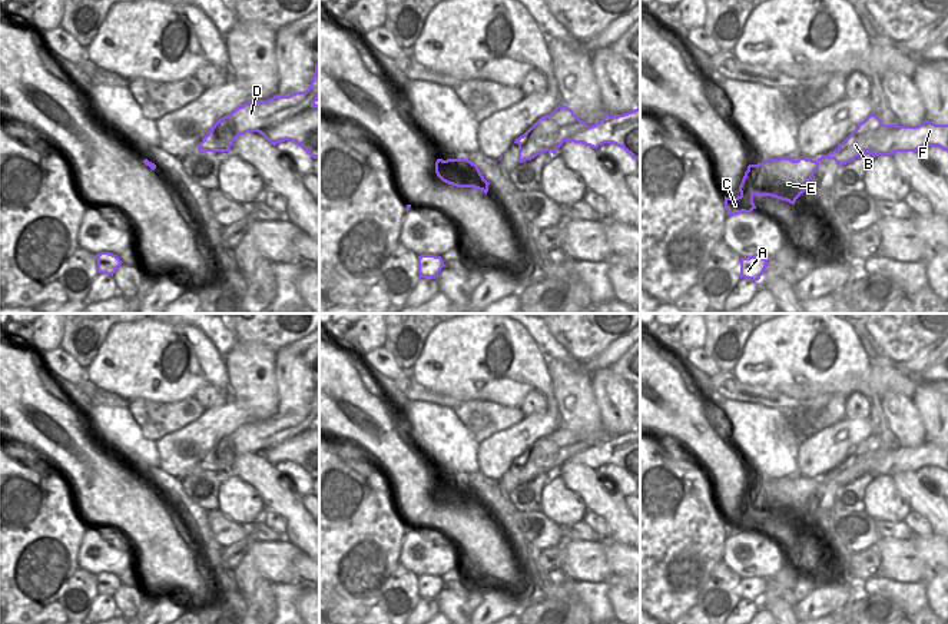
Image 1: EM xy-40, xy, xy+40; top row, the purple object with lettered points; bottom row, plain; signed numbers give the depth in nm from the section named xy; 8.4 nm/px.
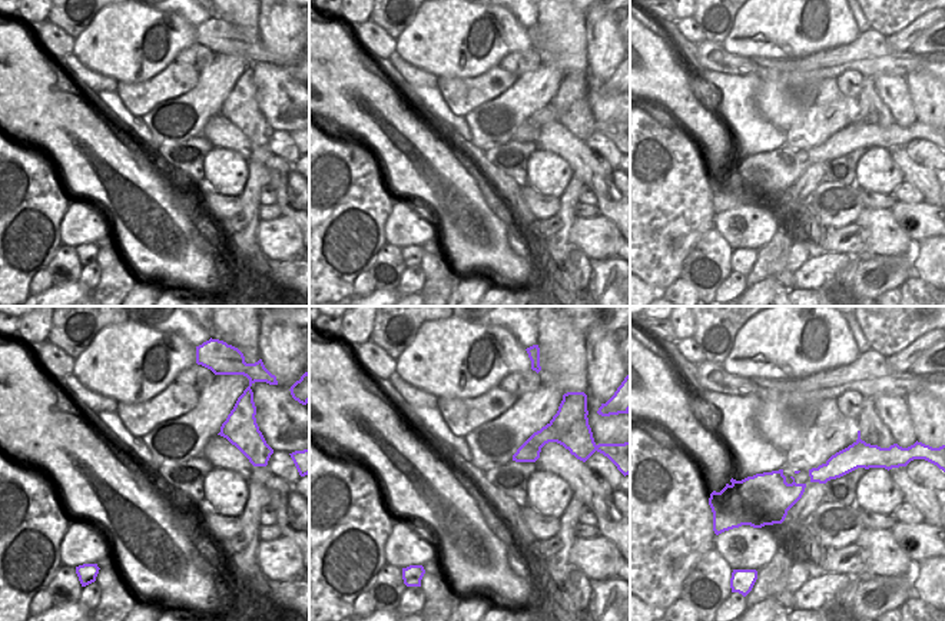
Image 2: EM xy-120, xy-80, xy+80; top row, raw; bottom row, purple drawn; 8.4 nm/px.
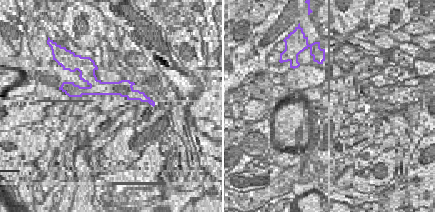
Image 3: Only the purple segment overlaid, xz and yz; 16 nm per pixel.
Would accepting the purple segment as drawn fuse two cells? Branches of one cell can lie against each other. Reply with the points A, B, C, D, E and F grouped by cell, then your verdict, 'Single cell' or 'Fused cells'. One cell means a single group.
Groups: A D / B C E F. Fused cells

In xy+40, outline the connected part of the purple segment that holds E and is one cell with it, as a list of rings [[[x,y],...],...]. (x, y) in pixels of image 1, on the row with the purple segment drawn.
[[[924,120],[918,126],[899,126],[898,129],[885,133],[884,130],[874,132],[871,135],[849,135],[842,143],[838,145],[838,149],[829,152],[826,156],[821,156],[816,160],[812,157],[799,157],[793,160],[788,156],[780,159],[768,159],[758,165],[749,165],[742,183],[739,186],[740,195],[737,198],[725,196],[725,208],[727,215],[739,215],[742,212],[750,213],[756,209],[753,203],[753,196],[772,196],[780,200],[786,200],[795,205],[796,199],[809,189],[809,180],[815,175],[815,170],[819,167],[819,162],[823,159],[833,159],[836,165],[846,165],[856,157],[869,153],[874,157],[879,155],[894,155],[896,152],[916,152],[924,146],[938,146],[948,152],[948,125],[935,125],[929,120]]]

